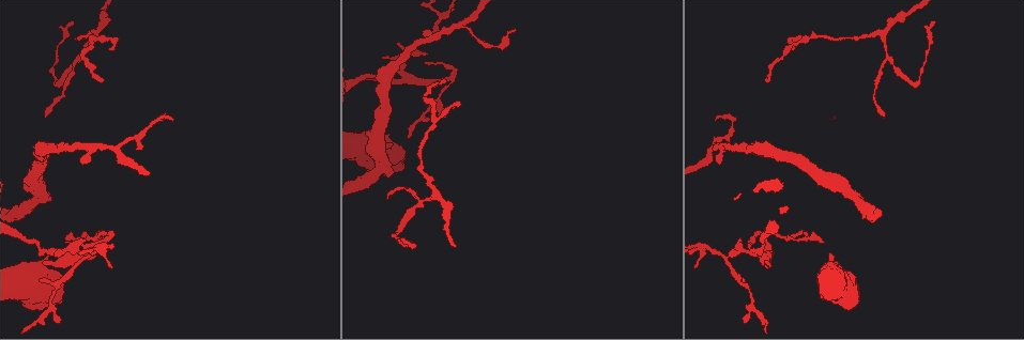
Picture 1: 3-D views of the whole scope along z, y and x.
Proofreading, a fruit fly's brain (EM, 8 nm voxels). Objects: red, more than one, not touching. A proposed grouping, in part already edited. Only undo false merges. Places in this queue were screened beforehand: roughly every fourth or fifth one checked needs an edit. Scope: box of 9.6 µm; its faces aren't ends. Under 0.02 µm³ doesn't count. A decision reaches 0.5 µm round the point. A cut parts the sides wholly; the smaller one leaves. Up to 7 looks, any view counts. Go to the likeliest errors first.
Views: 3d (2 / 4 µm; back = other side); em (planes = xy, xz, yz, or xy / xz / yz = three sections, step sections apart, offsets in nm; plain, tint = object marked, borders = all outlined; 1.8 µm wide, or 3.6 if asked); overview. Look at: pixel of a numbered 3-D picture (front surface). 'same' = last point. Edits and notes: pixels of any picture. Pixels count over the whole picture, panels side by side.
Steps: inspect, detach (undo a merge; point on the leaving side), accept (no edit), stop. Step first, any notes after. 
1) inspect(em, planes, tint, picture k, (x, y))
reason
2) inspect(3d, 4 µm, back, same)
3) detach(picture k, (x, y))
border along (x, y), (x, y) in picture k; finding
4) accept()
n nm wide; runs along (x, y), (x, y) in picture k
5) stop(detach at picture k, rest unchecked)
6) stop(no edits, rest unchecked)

inspect(em, xz, step 16, tint, picture 1, (750, 294))
thin neck

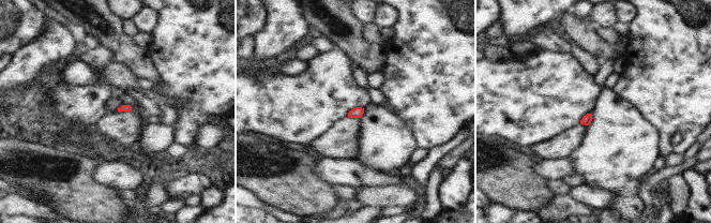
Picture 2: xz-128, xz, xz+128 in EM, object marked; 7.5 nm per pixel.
inspect(em, planes, tint, same)
cut it another way

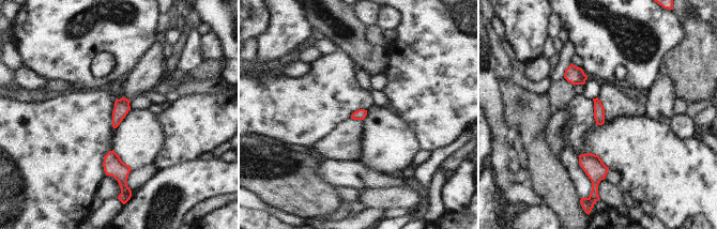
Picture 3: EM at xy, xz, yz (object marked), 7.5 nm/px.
accept()
one cell here

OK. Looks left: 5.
inspect(em, planes, tint, picture 1, (459, 26))
arms part here

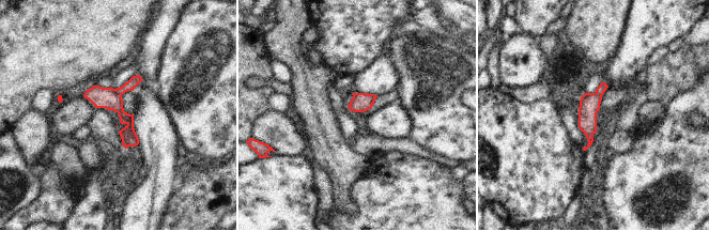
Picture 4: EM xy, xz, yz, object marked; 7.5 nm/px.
detach(picture 4, (135, 80))
border along (111, 89), (121, 95) in picture 4; a second cell is stuck on

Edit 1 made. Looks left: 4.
inspect(em, planes, tint, picture 1, (703, 249))
calibre changes

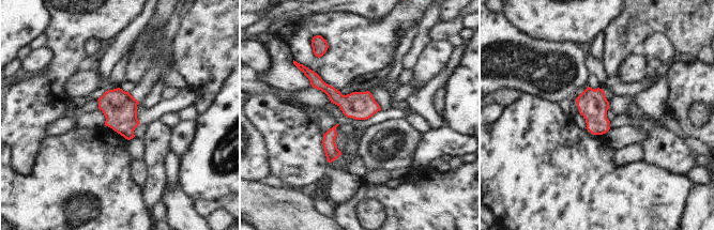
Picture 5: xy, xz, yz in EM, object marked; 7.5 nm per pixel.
accept()
runs along (309, 74), (340, 101), (377, 108) in picture 5; all the same cell

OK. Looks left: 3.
stop(detach at picture 4, rest unchecked)

